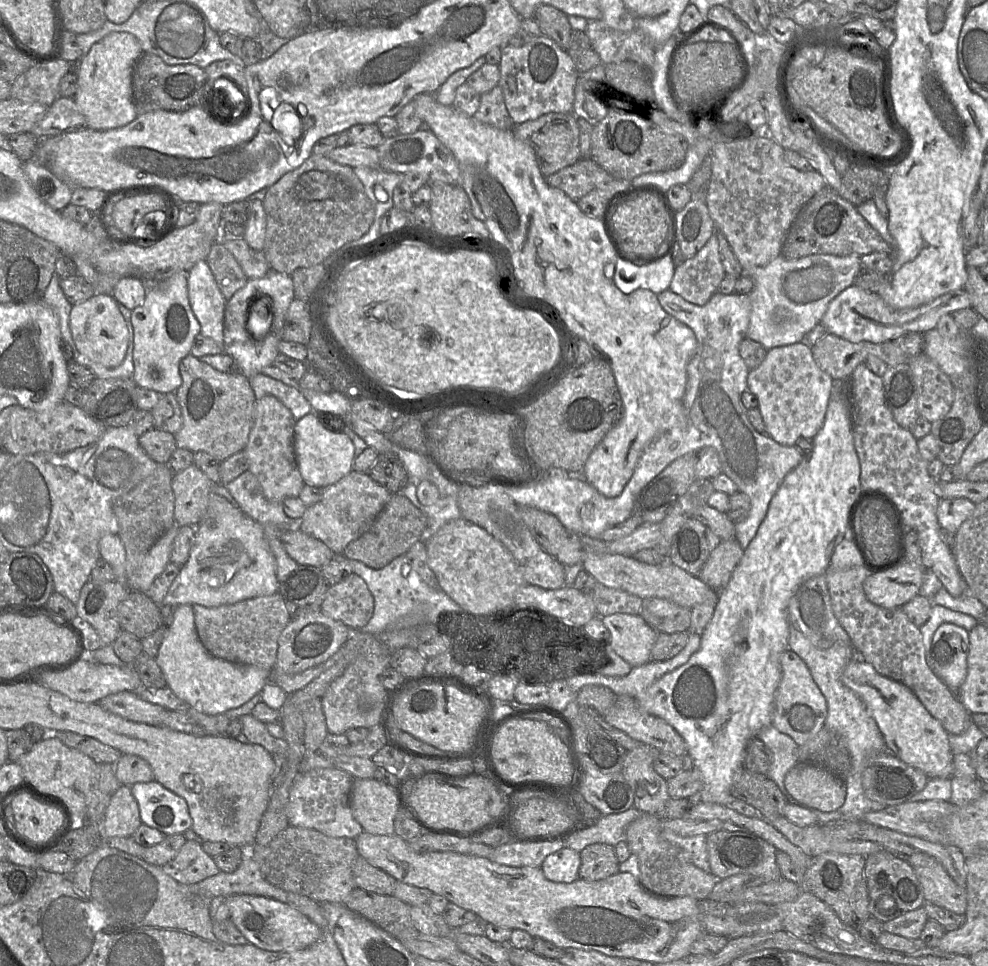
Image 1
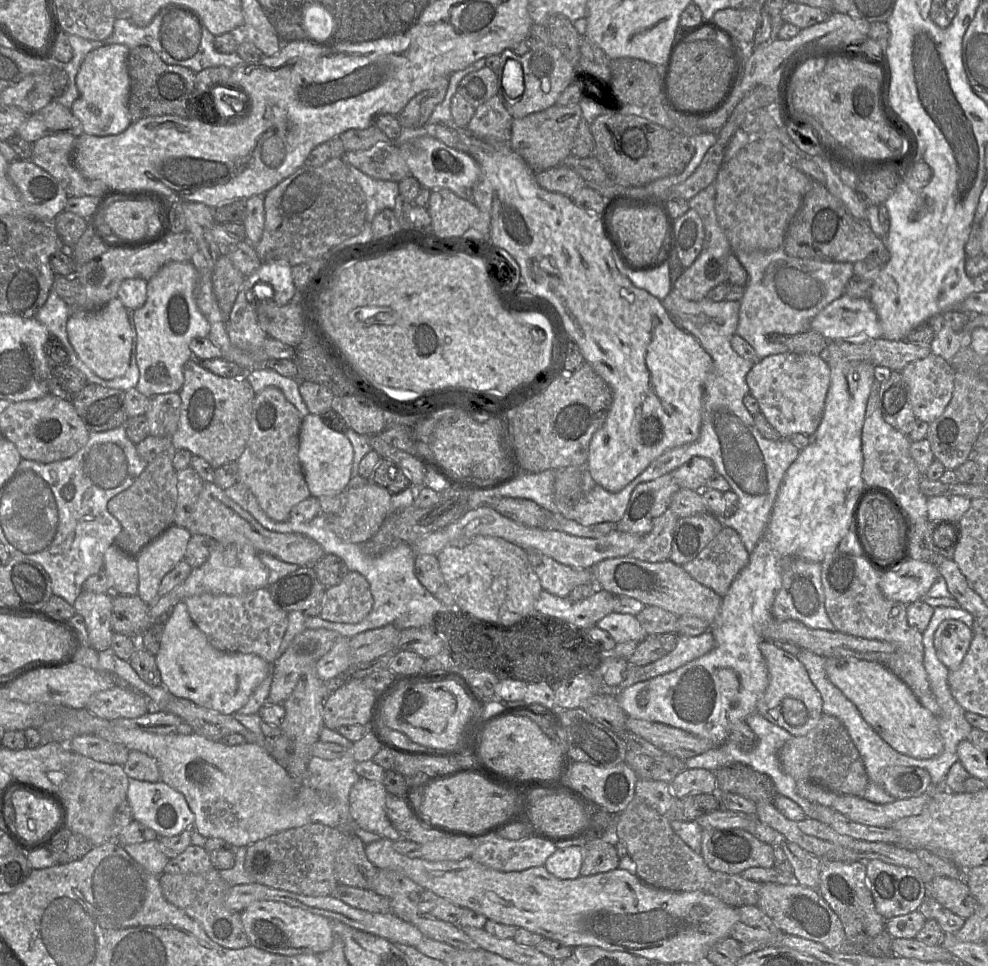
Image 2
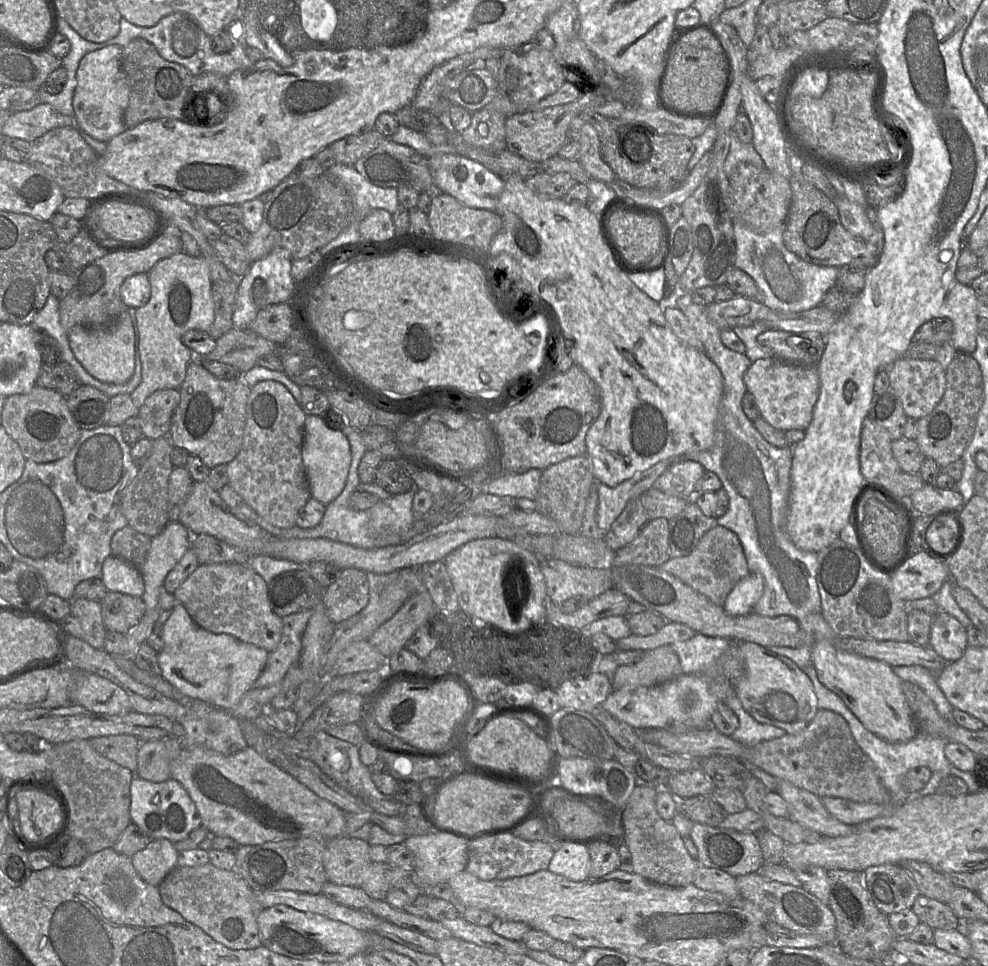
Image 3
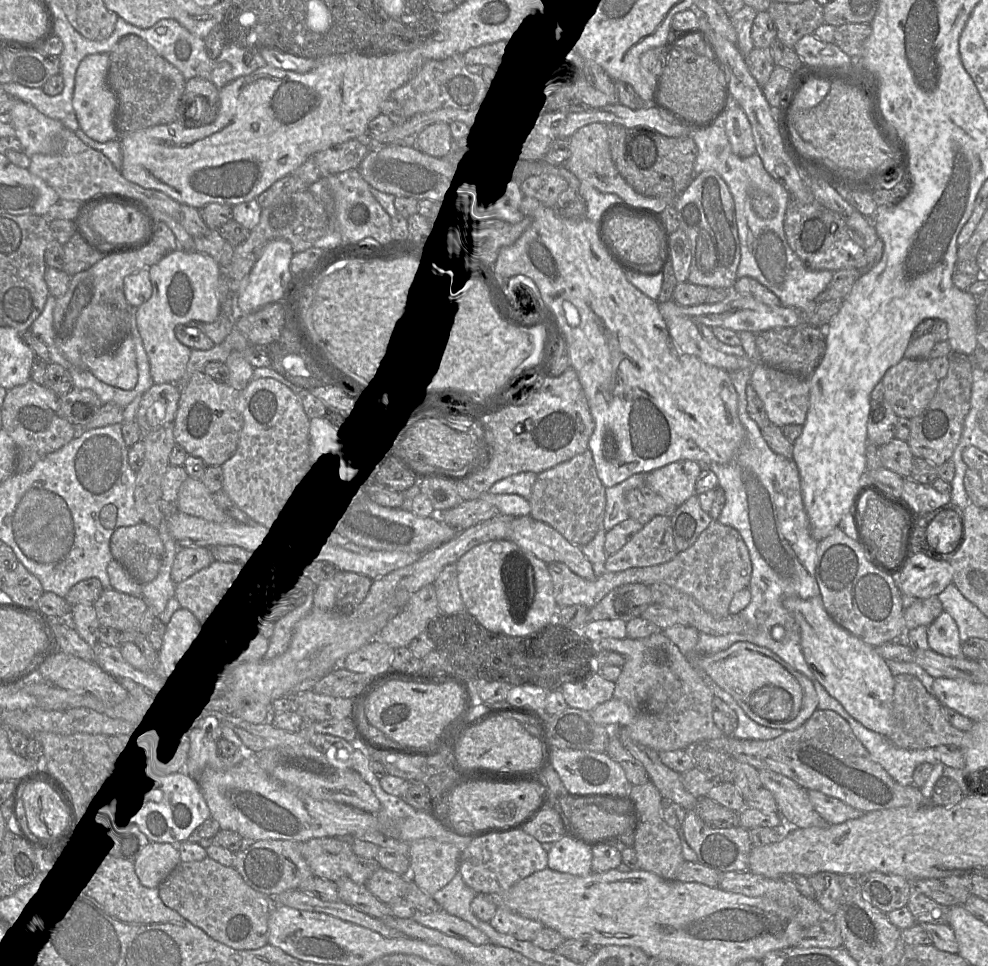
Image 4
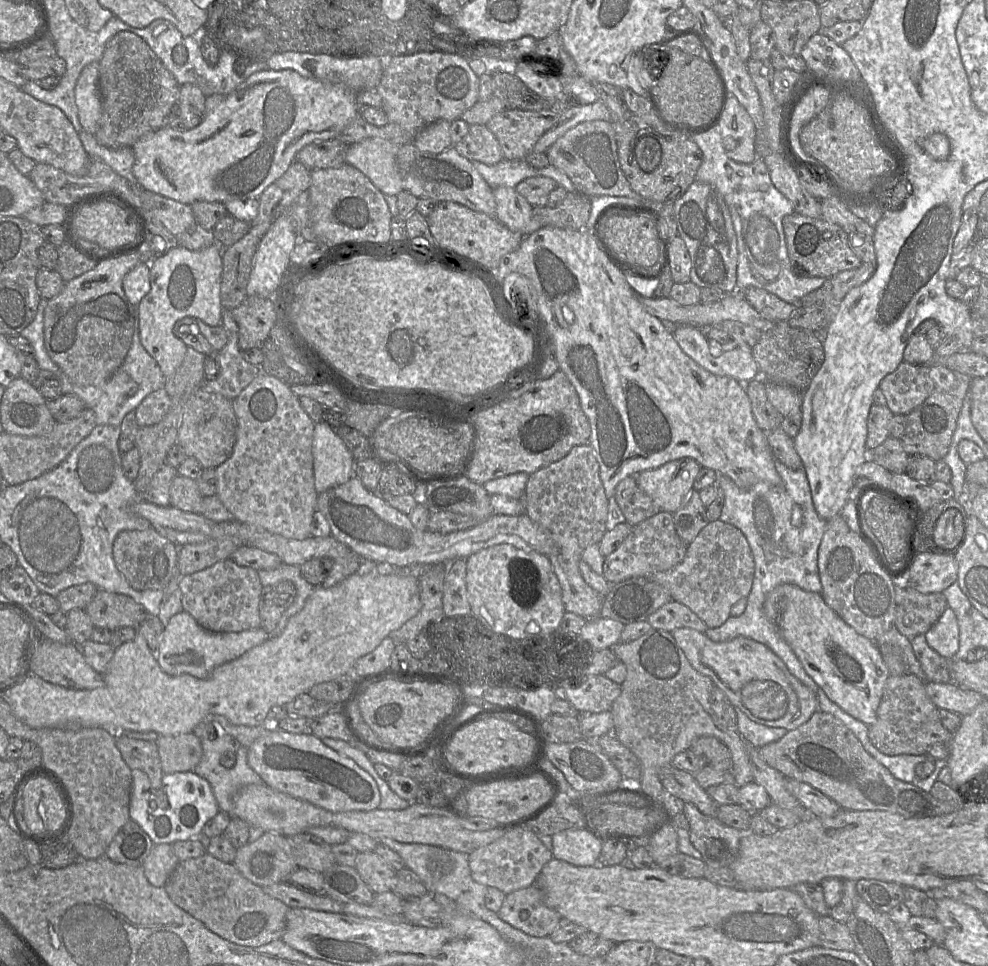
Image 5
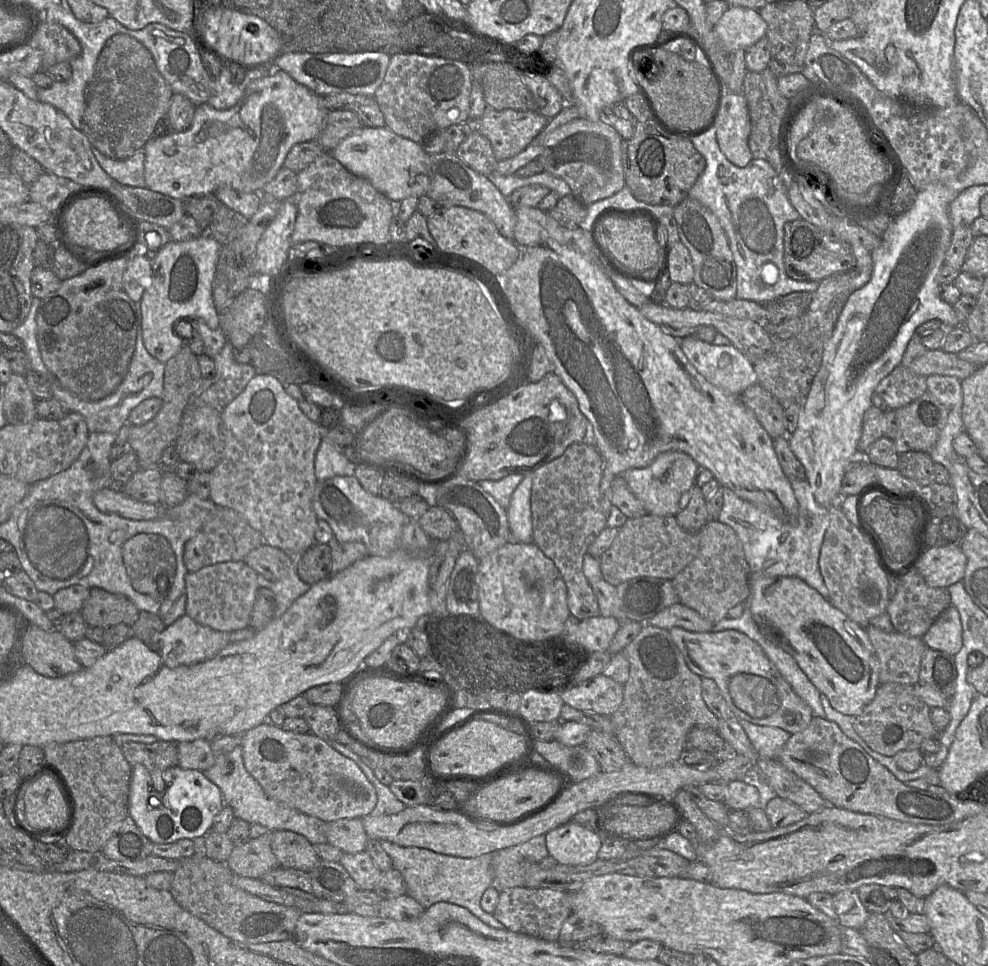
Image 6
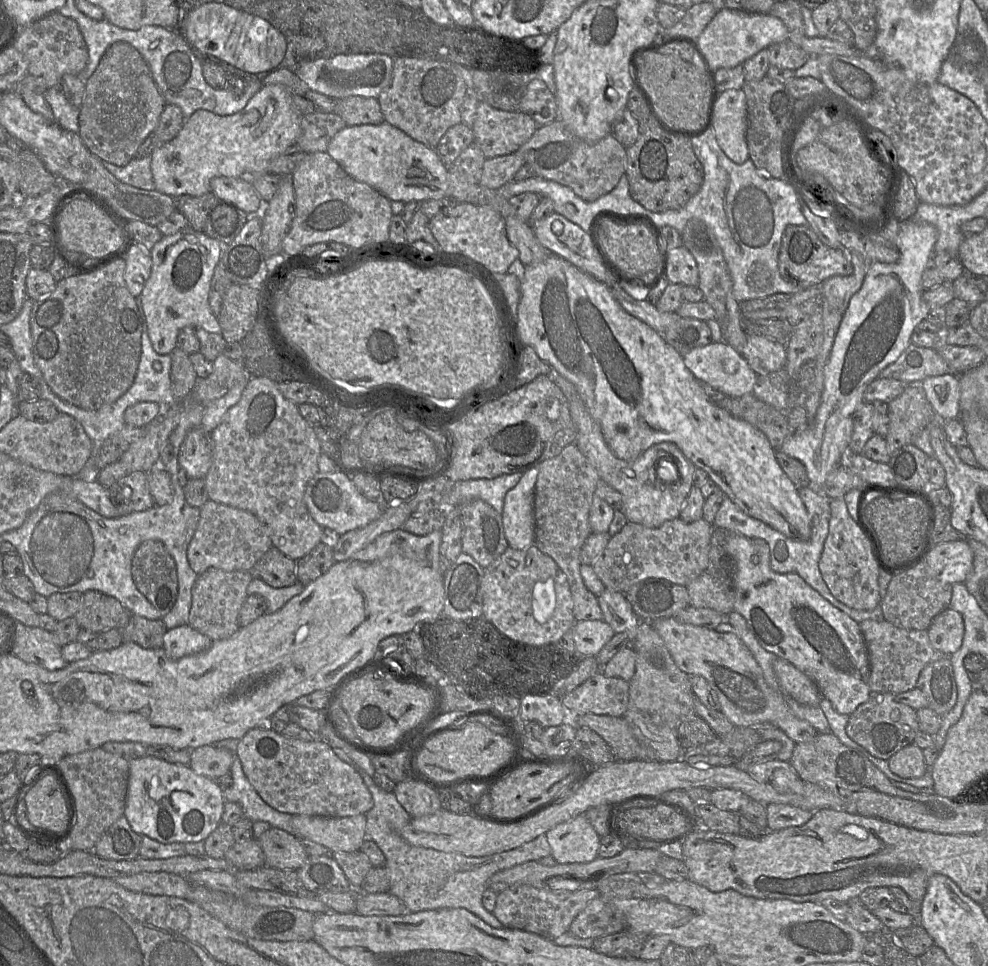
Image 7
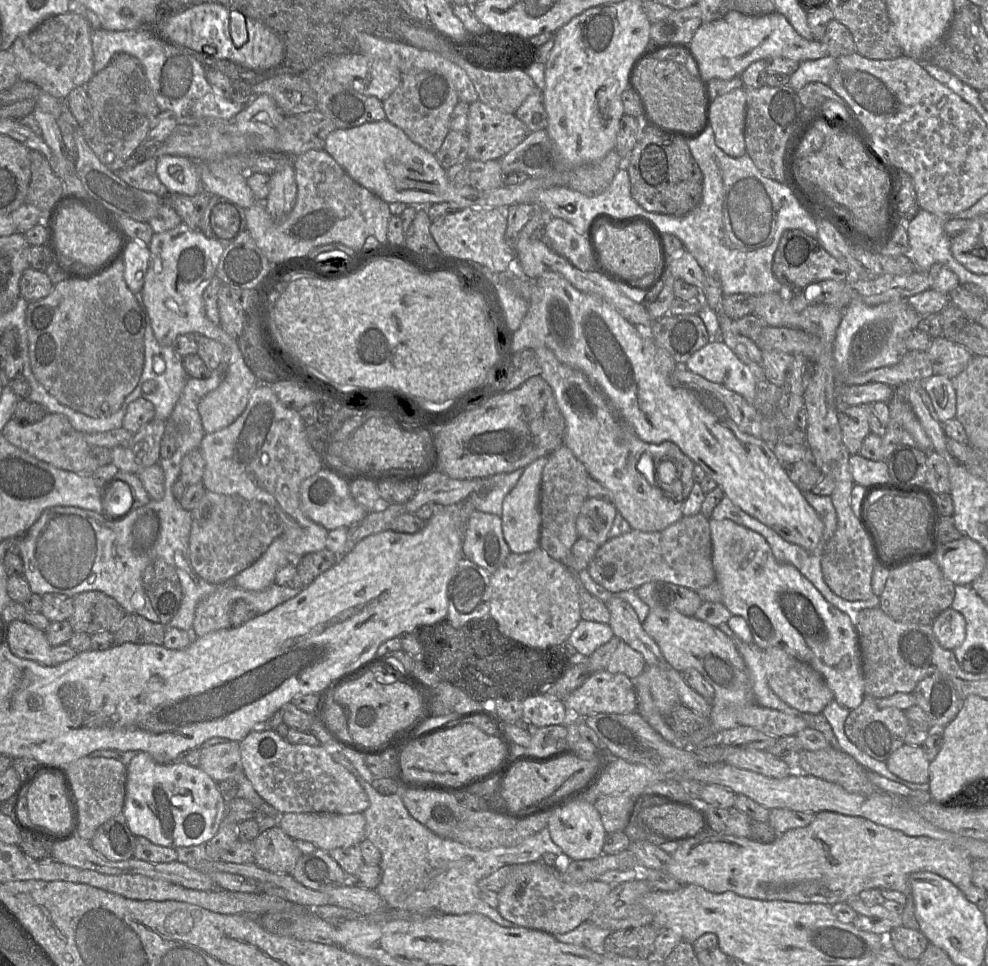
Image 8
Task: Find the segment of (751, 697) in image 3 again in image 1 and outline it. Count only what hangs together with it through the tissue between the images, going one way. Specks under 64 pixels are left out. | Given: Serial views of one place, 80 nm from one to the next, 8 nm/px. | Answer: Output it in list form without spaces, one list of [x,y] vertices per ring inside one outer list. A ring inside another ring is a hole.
[[[789,648],[780,657],[781,679],[775,694],[771,724],[791,737],[797,746],[805,744],[824,727],[828,706],[805,662]]]

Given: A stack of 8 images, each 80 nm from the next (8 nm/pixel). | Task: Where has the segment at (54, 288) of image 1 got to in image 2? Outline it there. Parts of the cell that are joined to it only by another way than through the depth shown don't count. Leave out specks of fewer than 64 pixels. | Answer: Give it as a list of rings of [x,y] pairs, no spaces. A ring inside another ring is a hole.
[[[52,288],[35,318],[48,329],[51,338],[57,338],[66,348],[72,345],[67,334],[67,322],[71,313],[71,307]]]

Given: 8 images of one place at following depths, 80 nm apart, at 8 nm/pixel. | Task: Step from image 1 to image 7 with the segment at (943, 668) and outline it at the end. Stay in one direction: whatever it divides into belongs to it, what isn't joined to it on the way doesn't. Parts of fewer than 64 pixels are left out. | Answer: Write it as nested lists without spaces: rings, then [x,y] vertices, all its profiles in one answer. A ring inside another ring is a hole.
[[[948,607],[933,619],[927,632],[932,647],[942,655],[950,656],[962,645],[963,617],[959,612]]]

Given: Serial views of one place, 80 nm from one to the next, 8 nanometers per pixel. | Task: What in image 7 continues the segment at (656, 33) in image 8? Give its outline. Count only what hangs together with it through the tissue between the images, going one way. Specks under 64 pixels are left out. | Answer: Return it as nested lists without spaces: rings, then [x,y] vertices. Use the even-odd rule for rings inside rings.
[[[711,2],[698,3],[685,11],[683,18],[674,26],[663,29],[658,38],[683,38],[689,41],[697,40],[706,26],[716,15],[717,10]]]

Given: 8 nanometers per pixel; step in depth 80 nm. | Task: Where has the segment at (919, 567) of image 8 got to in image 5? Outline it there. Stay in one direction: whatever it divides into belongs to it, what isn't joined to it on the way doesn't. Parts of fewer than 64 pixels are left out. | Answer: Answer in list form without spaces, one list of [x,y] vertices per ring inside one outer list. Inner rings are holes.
[[[907,577],[894,583],[896,628],[910,641],[917,635],[925,635],[948,607],[946,597],[942,592],[923,594],[917,591],[908,585]]]

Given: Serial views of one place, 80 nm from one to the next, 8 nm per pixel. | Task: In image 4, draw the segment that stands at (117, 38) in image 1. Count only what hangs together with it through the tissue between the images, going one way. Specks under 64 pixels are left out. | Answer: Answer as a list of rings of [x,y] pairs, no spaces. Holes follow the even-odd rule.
[[[109,53],[86,56],[80,62],[76,71],[72,101],[80,129],[82,129],[88,137],[100,143],[120,138],[115,126],[117,98],[107,82],[109,64]]]

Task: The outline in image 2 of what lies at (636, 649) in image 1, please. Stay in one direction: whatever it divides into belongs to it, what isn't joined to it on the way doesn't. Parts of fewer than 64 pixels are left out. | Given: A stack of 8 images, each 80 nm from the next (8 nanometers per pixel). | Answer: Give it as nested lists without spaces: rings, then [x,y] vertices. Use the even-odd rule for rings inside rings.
[[[612,612],[600,619],[596,626],[607,631],[616,643],[617,640],[618,643],[641,642],[648,636],[636,616],[630,614]]]

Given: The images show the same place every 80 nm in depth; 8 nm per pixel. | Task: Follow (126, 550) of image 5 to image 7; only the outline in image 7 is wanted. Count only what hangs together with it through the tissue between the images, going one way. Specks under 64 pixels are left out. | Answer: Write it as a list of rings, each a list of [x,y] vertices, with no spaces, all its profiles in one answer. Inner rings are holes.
[[[147,540],[136,549],[131,573],[137,589],[161,616],[167,615],[178,595],[177,566],[164,544]]]

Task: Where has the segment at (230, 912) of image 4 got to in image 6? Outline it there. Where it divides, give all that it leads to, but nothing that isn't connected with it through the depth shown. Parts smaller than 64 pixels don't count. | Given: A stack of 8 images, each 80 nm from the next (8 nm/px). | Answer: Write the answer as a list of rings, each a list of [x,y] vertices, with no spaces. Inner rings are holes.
[[[194,854],[191,858],[180,861],[173,872],[169,892],[185,910],[236,942],[259,944],[293,939],[302,912],[294,907],[266,901],[236,887],[233,875],[225,863]]]

